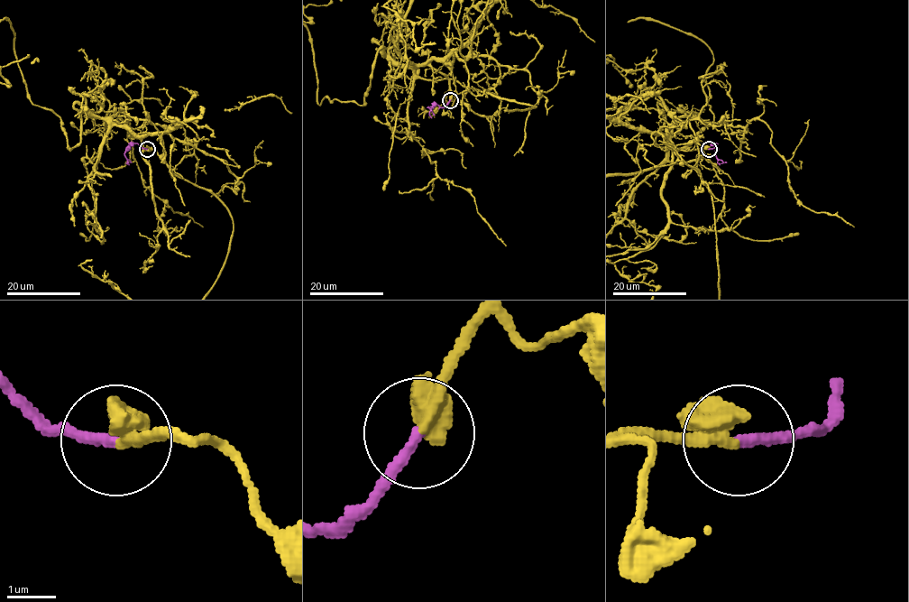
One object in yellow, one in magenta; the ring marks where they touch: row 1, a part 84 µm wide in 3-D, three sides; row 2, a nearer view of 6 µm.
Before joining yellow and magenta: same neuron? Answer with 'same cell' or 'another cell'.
same cell

